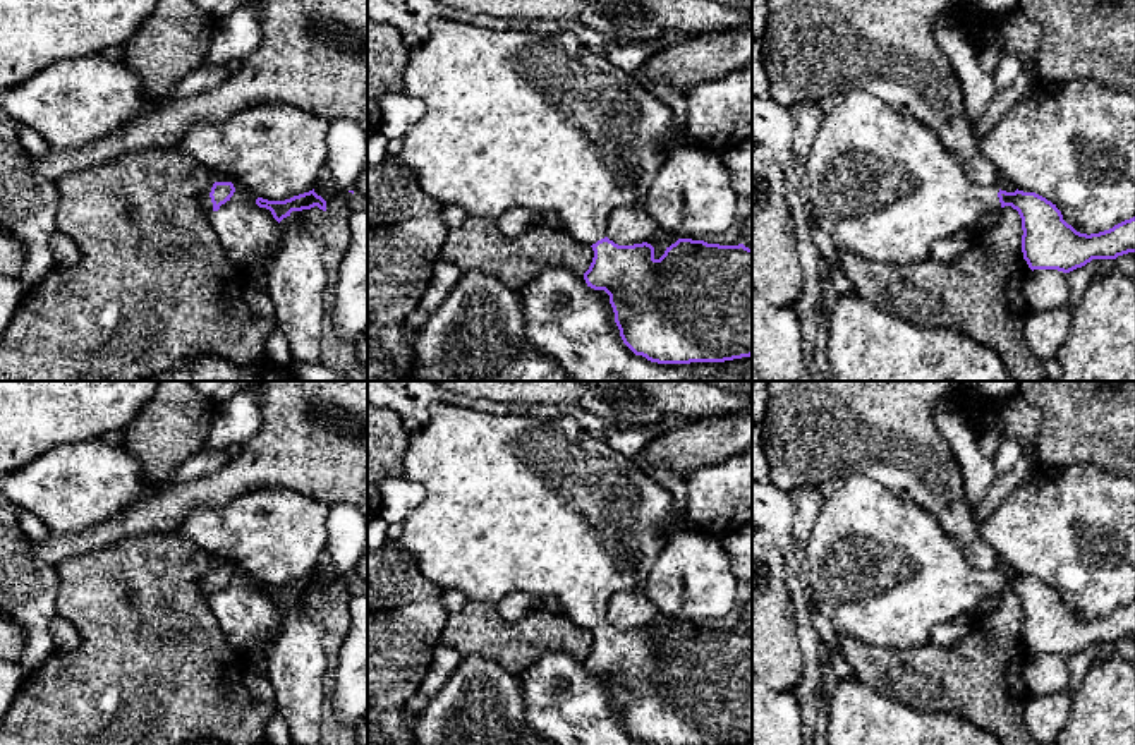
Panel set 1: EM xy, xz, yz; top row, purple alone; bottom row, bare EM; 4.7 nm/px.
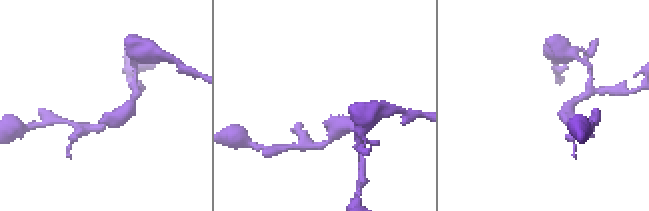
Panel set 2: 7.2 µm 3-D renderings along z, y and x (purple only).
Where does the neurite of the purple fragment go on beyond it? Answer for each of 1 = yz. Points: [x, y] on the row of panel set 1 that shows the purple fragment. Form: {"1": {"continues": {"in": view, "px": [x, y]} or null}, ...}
{"1": {"continues": {"in": "yz", "px": [881, 184]}}}

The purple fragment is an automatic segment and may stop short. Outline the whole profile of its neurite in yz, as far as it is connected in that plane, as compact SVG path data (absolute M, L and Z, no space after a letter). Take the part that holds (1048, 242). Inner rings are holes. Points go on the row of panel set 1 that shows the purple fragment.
M848 91L826 112L809 154L802 165L805 182L805 204L810 221L829 233L841 251L888 264L912 264L931 257L936 240L955 235L960 230L975 232L979 221L1011 206L1022 218L1022 252L1029 268L1058 270L1070 273L1092 259L1116 259L1135 252L1135 216L1099 233L1080 233L1063 220L1061 211L1035 192L1006 192L998 185L980 187L970 182L956 160L946 151L938 134L913 117L903 115L877 96L862 91Z

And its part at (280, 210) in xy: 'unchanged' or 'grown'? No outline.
unchanged

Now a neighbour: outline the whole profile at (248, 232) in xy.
M204 170L215 182L232 182L234 196L209 215L211 228L216 232L225 256L244 270L254 261L271 263L282 228L271 211L256 204L258 196L242 182L216 177Z

